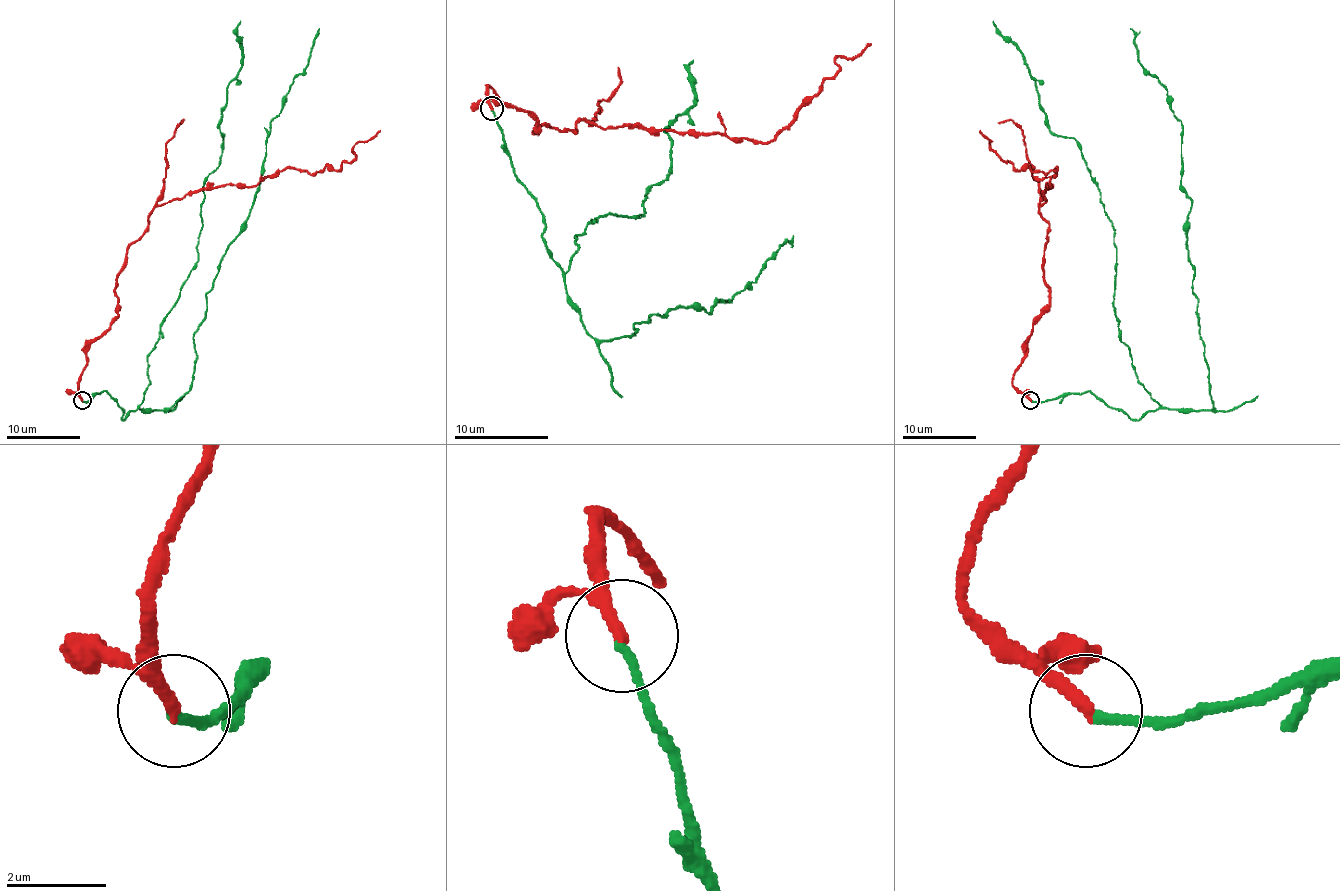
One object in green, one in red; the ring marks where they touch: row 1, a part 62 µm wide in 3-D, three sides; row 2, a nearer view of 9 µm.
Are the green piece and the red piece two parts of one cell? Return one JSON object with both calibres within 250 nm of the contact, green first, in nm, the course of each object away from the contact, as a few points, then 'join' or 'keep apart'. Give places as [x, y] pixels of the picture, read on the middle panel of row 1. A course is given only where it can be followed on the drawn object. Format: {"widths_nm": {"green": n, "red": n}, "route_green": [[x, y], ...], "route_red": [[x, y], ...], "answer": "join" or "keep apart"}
{"widths_nm": {"green": 160, "red": 280}, "route_green": [[491, 109], [592, 337], [731, 302], [792, 236]], "route_red": [[491, 109], [489, 85], [529, 111], [536, 132], [573, 132], [581, 121], [771, 142], [837, 57], [870, 43]], "answer": "keep apart"}

